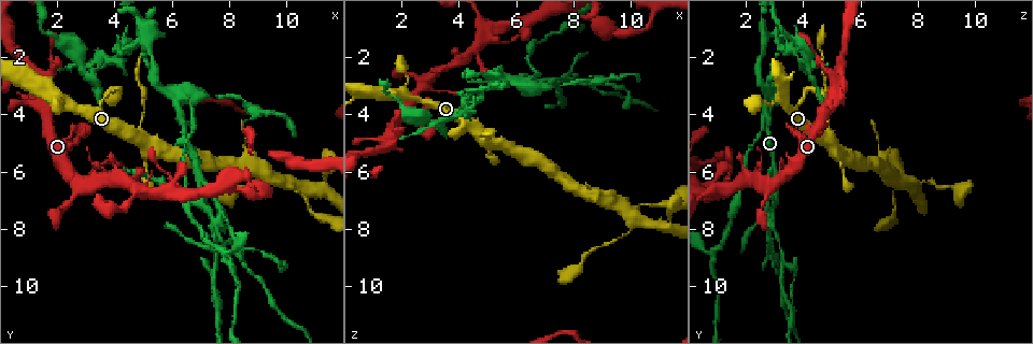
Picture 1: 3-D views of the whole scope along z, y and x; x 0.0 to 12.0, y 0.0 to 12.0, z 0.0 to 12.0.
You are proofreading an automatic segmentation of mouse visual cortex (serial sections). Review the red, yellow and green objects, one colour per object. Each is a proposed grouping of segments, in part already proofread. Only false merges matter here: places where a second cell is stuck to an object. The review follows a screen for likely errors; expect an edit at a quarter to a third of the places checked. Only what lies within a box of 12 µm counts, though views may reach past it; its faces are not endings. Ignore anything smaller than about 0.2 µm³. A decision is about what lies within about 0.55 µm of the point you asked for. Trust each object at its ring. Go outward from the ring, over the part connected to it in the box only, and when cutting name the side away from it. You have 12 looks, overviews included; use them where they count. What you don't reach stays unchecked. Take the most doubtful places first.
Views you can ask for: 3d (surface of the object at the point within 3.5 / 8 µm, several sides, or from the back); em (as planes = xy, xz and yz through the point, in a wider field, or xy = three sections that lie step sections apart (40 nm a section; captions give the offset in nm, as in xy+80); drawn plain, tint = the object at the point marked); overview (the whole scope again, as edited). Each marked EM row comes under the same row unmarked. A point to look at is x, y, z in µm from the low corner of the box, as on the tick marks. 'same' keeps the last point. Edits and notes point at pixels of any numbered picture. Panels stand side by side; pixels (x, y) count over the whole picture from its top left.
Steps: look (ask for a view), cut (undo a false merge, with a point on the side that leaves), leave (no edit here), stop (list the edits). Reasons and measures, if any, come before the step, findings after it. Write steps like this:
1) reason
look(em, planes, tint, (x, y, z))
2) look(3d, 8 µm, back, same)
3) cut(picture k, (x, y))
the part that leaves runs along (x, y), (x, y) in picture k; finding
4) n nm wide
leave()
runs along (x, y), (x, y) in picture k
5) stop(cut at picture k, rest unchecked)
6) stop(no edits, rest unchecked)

two arms in line, one across
look(3d, 3.5 µm, (7.4, 7.7, 2.9))

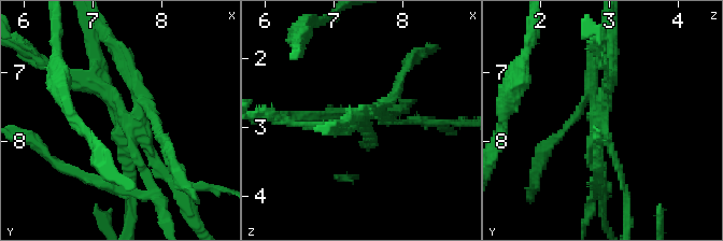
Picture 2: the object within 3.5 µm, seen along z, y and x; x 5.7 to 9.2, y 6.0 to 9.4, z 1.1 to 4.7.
look(em, planes, tint, (7.40, 7.70, 2.90))

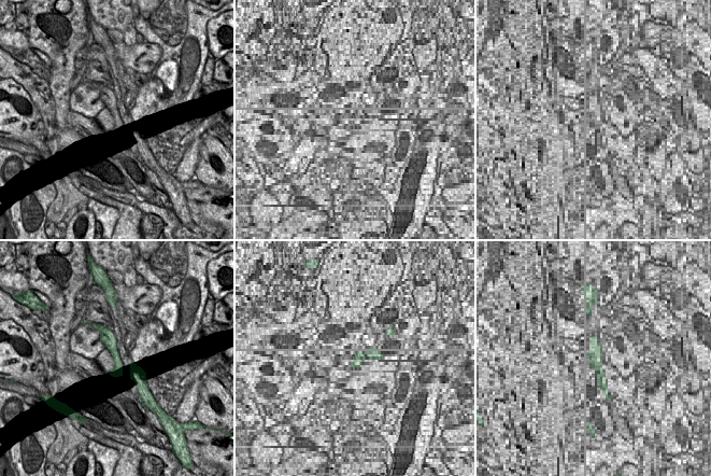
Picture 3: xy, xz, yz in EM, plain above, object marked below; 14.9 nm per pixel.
cut it another way
look(em, xy, step 1, tint, same)

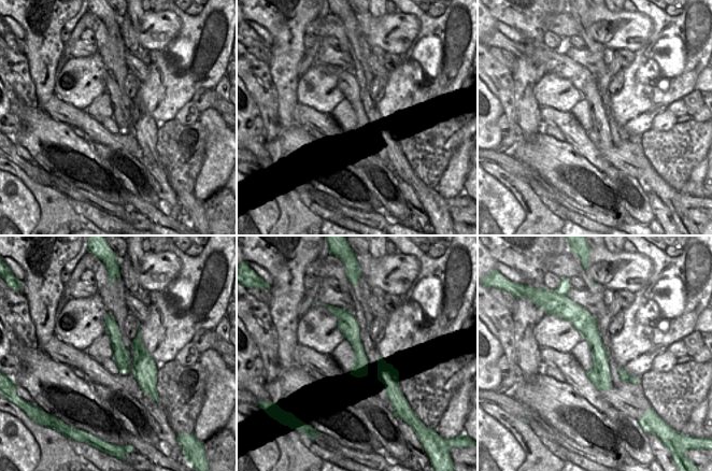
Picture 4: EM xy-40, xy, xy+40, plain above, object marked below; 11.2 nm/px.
cut(picture 2, (150, 107))
the part that leaves runs along (345, 126), (369, 114), (398, 121) in picture 2; a second cell is stuck on

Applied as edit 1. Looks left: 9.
thick turns thin
look(3d, 3.5 µm, (6.2, 3.7, 2.7))

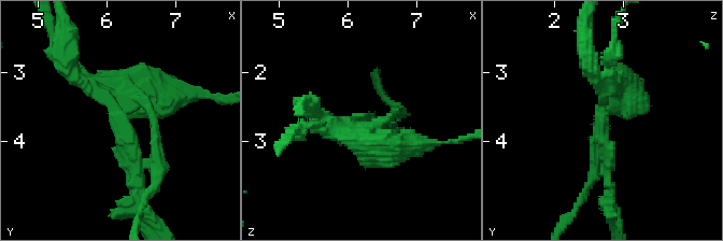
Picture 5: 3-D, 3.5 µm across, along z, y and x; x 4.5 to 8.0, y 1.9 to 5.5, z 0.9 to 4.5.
now the EM
look(em, xy, step 3, tint, (6.15, 3.70, 2.70))

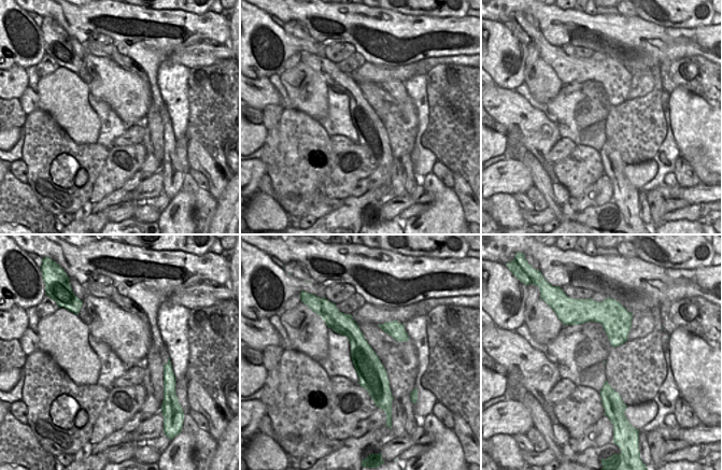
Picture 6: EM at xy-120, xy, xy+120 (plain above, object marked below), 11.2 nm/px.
another direction
look(em, xy, step 5, tint, same)

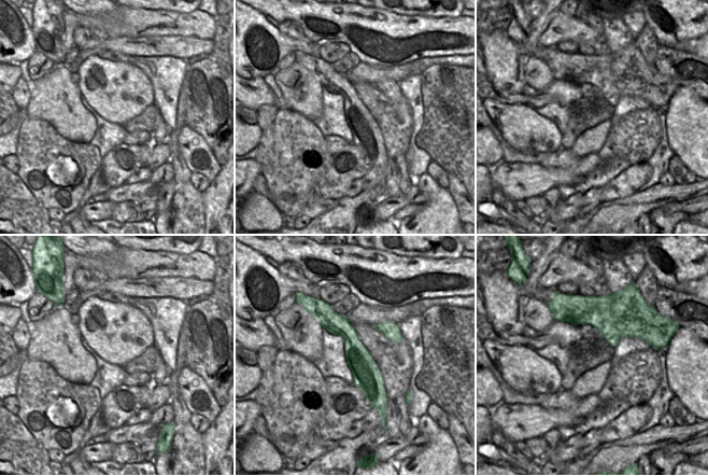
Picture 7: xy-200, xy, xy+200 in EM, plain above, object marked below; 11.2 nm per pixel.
cut(picture 5, (374, 146))
the part that leaves runs along (366, 126), (379, 147), (455, 142) in picture 5; two cells meet here

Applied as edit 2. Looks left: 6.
three arms meet
look(3d, 8 µm, (5.2, 1.3, 2.7))

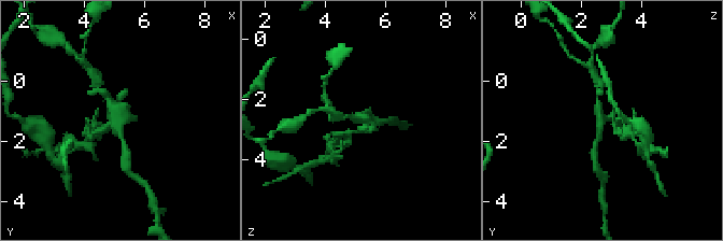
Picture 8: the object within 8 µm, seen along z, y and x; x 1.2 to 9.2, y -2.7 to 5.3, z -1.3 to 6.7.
shape alone is not enough
look(em, planes, tint, (5.3, 1.3, 2.6))

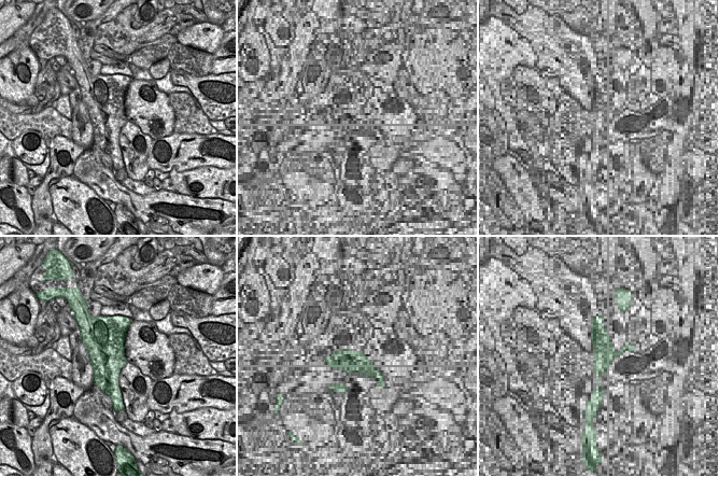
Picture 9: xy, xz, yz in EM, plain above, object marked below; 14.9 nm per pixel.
cut(picture 8, (617, 127))
the part that leaves runs along (359, 131), (337, 133), (331, 146) in picture 8; a second cell is stuck on

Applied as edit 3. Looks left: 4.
three arms meet
look(3d, 3.5 µm, (5.0, 6.6, 1.2))

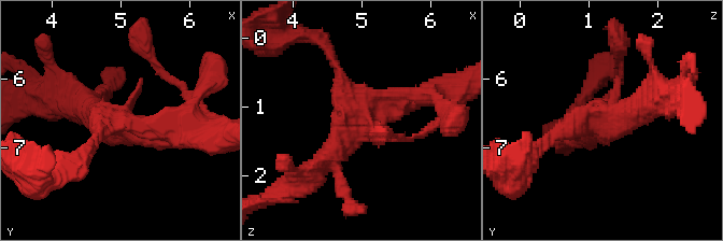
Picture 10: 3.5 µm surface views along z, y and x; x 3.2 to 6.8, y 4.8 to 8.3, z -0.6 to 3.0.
look(em, xy, step 5, tint, (5.05, 6.65, 1.10))

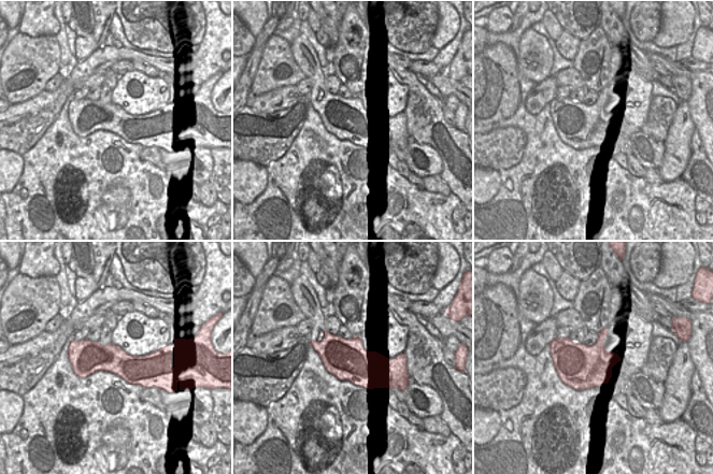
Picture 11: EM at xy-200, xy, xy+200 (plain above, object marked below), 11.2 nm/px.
look(em, xy, step 3, tint, same)

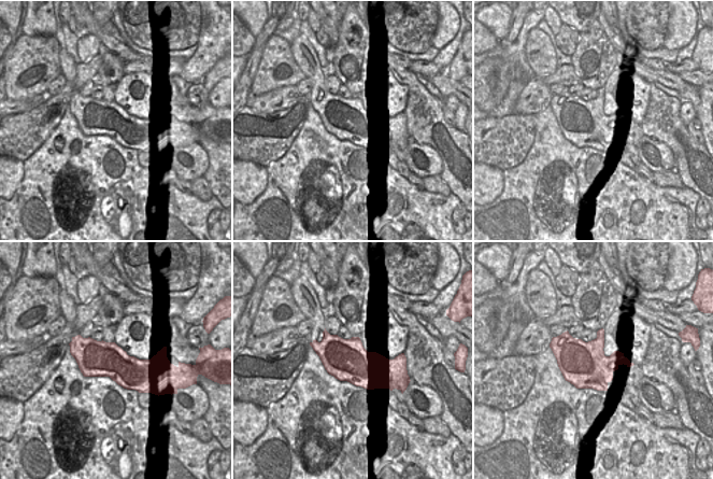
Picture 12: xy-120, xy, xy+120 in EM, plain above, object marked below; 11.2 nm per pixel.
leave()
continuous, no second cell

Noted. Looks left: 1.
stop(cut at picture 2, cut at picture 5, cut at picture 8, rest unchecked)

